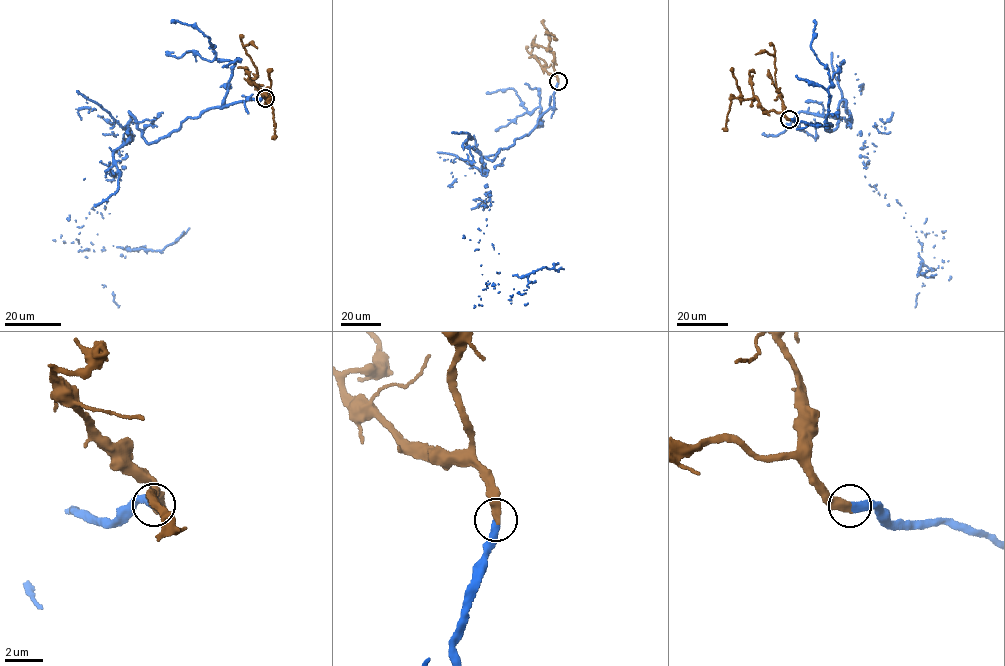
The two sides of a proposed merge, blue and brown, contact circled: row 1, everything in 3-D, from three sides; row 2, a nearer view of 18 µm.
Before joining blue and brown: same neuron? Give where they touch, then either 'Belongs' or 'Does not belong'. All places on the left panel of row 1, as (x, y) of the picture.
Place: (265, 98). Belongs

